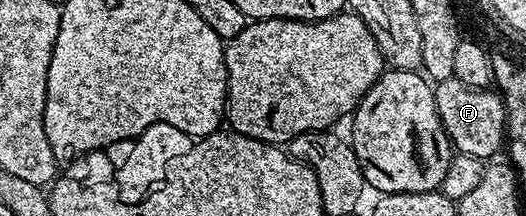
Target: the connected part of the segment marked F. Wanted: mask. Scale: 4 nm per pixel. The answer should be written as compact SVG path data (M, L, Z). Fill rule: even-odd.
M457 77L443 79L433 85L435 95L435 107L439 111L439 119L447 131L449 141L453 144L454 150L458 153L475 155L482 159L493 159L497 152L502 152L507 141L507 118L505 115L505 103L501 100L501 94L492 88L472 89L467 87L467 83L459 83Z

